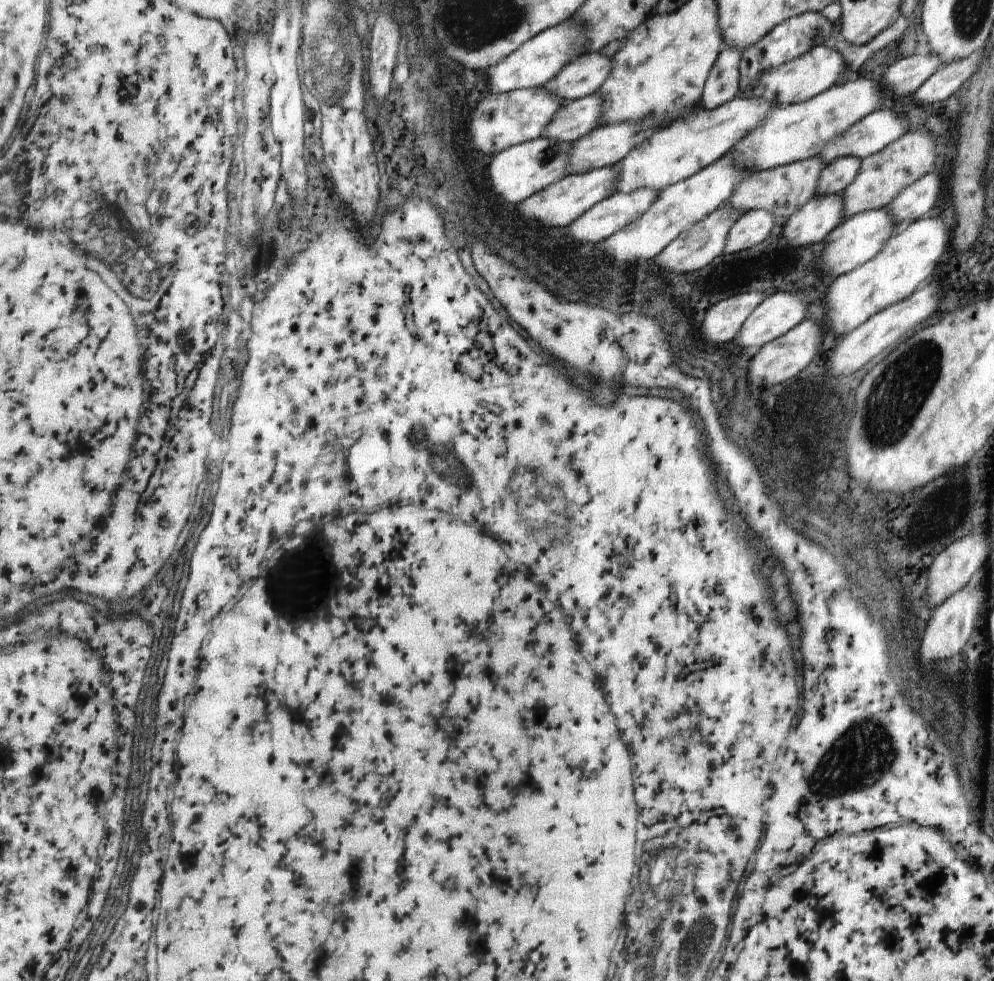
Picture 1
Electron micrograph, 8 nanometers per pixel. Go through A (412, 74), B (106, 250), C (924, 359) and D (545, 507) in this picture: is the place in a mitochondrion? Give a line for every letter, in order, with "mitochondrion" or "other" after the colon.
A: other
B: mitochondrion
C: mitochondrion
D: mitochondrion

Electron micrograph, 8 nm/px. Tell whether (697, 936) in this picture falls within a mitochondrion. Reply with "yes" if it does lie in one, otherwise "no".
yes

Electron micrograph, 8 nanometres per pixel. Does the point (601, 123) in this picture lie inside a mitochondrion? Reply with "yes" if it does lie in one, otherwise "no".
no

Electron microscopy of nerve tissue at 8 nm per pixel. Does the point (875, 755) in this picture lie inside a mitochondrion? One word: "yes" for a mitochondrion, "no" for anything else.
yes

